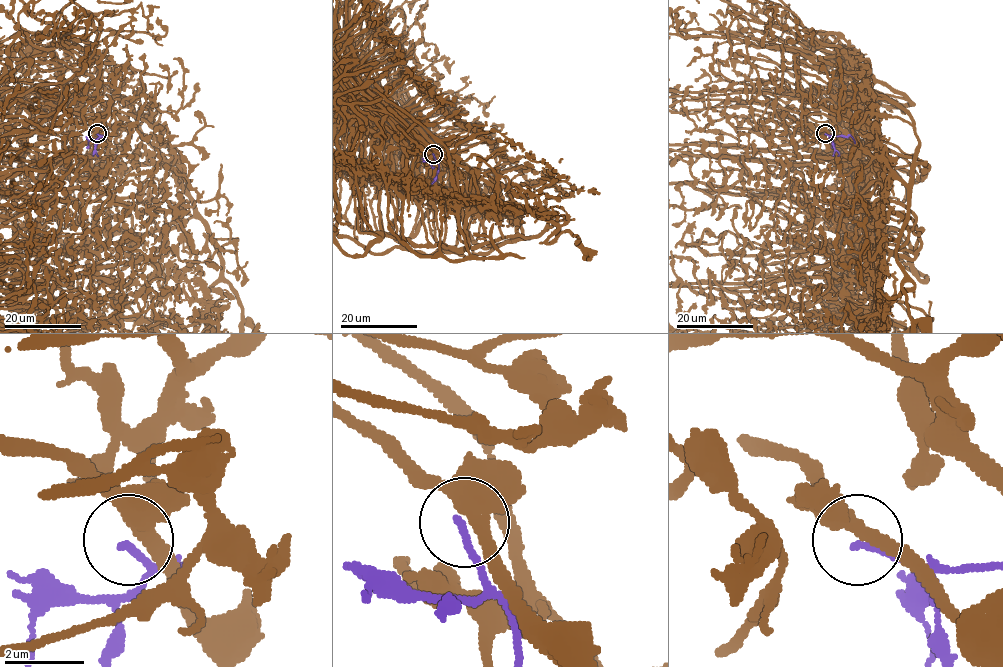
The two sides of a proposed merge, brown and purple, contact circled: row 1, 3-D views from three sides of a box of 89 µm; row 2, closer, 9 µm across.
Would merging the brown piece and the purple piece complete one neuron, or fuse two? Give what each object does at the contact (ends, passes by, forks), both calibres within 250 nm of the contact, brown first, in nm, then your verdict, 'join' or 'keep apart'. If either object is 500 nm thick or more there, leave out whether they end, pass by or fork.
brown passes by | purple ends | 400/160 nm | keep apart

